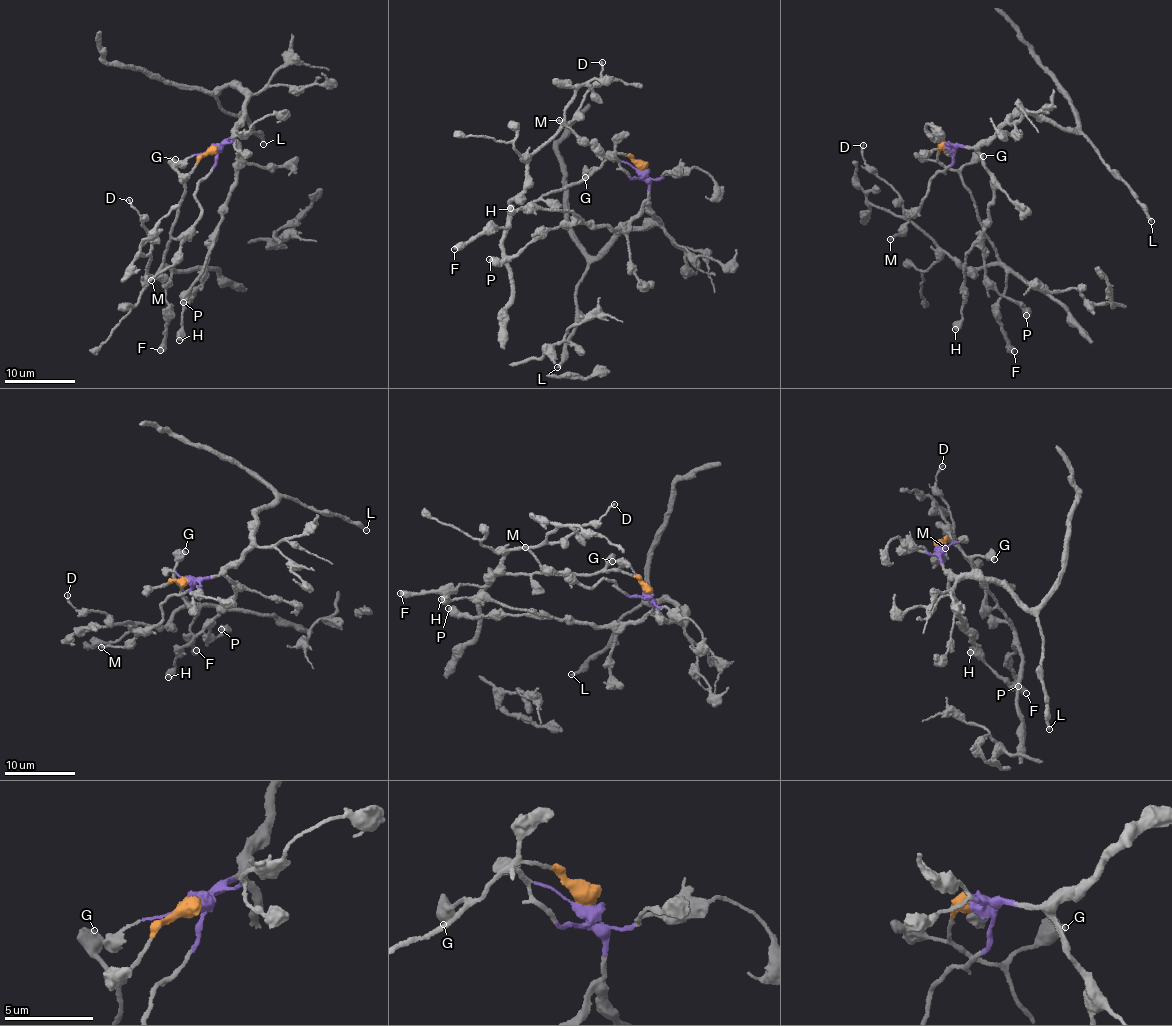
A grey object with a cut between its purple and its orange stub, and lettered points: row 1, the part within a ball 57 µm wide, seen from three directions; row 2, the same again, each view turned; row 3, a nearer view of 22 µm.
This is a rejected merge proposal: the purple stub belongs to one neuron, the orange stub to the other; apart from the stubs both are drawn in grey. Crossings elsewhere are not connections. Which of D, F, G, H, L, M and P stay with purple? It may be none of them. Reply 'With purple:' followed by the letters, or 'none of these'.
With purple: H, L, M, P

